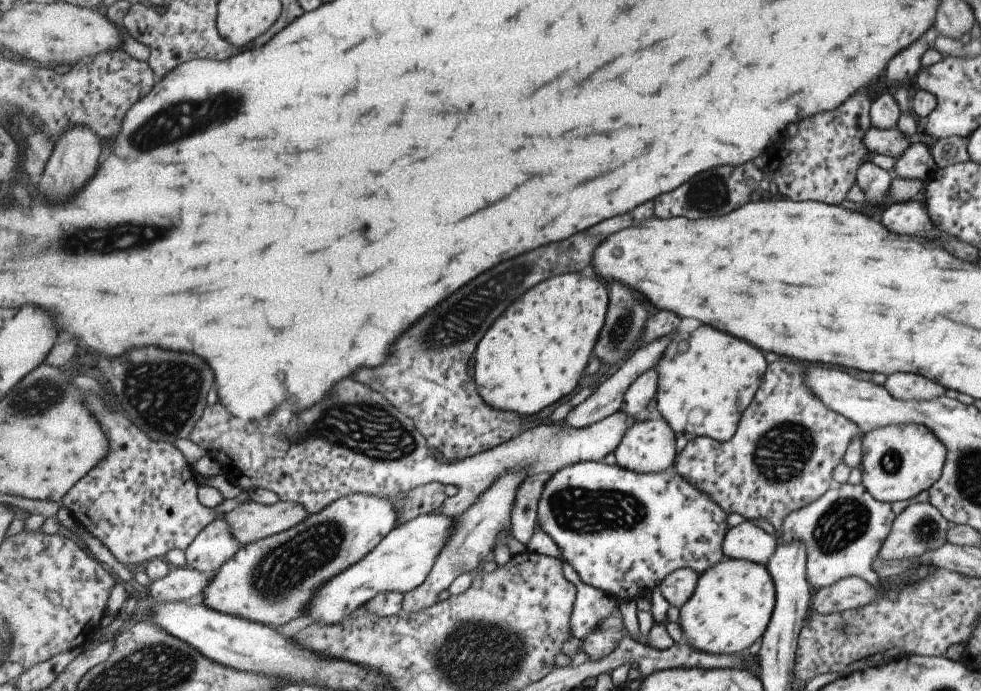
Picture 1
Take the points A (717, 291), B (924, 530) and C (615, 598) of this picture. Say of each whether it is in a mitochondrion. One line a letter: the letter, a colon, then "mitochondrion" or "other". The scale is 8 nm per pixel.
A: other
B: mitochondrion
C: other

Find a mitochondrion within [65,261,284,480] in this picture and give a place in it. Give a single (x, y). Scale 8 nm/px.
(162, 393)

